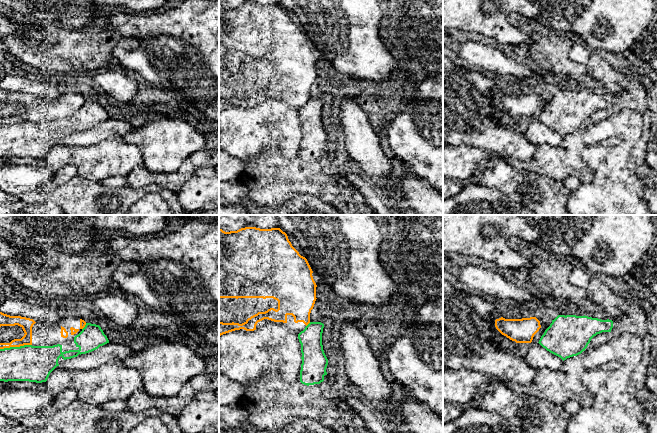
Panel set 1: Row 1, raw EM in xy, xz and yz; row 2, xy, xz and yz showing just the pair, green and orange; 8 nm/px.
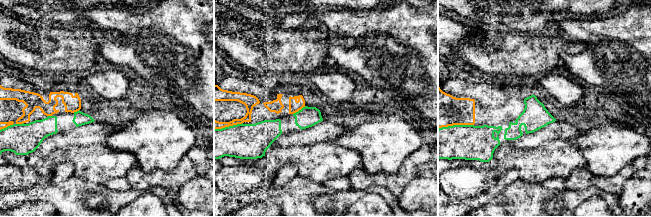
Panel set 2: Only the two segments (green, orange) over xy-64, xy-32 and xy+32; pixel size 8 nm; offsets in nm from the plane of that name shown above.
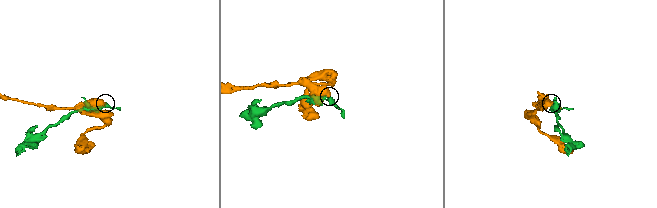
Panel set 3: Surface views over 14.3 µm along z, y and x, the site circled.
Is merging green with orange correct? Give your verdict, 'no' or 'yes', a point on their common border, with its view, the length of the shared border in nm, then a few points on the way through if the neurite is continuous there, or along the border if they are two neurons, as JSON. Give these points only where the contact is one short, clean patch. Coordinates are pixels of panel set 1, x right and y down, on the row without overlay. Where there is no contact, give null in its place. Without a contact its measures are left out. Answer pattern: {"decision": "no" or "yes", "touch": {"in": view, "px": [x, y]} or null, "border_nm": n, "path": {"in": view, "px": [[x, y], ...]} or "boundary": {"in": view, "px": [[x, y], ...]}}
{"decision": "no", "touch": {"in": "xy", "px": [15, 123]}, "border_nm": 260}

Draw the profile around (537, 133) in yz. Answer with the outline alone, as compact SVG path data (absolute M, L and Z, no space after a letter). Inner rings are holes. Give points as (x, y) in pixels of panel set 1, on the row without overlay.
M539 119L530 122L524 135L536 147L543 144L557 147L563 142L563 136L560 133L550 129Z

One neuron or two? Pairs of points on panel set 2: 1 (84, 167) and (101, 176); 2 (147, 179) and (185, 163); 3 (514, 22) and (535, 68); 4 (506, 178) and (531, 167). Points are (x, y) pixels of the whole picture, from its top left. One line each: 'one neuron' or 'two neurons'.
1: one neuron
2: one neuron
3: two neurons
4: two neurons

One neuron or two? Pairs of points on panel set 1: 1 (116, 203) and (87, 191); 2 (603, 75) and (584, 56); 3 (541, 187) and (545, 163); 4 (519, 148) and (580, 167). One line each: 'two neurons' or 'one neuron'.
1: one neuron
2: one neuron
3: two neurons
4: two neurons

